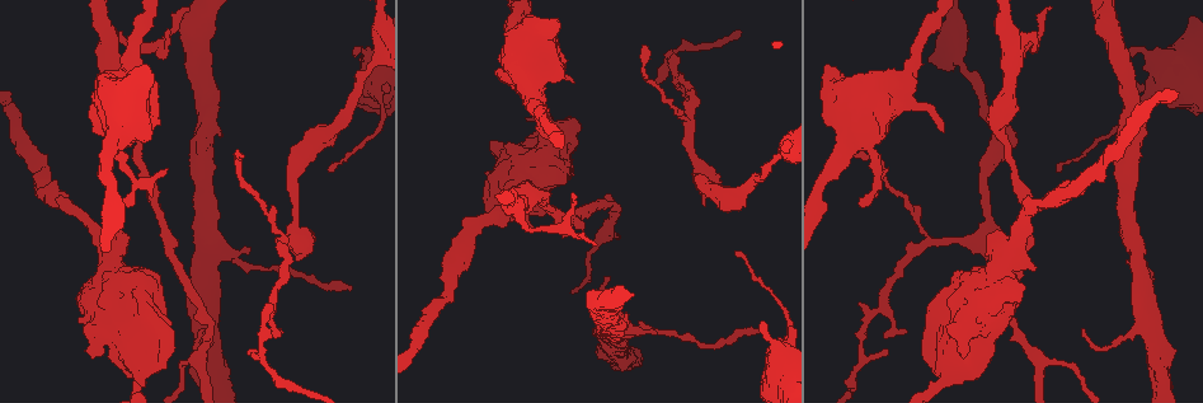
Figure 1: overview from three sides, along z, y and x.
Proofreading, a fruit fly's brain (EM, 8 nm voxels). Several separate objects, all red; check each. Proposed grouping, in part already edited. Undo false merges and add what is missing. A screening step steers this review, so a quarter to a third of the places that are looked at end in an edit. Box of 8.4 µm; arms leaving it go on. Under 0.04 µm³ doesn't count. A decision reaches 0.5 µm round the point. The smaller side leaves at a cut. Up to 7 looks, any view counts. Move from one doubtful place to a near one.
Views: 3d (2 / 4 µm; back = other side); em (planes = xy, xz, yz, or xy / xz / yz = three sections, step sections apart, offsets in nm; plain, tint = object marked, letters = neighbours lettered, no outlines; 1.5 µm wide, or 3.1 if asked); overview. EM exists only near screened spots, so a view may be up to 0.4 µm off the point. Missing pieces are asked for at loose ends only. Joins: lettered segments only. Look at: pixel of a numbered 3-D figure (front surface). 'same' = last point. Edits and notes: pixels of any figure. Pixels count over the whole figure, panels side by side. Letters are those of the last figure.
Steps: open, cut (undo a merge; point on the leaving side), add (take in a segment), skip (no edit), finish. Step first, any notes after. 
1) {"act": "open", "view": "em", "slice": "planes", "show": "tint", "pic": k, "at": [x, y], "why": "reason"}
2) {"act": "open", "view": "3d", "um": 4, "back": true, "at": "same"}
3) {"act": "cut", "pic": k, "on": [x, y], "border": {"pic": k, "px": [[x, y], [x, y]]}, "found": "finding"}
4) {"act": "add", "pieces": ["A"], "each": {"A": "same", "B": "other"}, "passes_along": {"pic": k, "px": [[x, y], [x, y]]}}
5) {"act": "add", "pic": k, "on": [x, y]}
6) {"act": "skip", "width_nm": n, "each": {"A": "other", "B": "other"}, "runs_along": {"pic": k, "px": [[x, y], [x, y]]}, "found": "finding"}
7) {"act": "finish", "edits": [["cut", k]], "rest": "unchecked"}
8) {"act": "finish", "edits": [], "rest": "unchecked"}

{"act": "open", "view": "em", "slice": "xz", "step": 8, "show": "tint", "pic": 1, "at": [352, 288], "why": "branch stops here"}

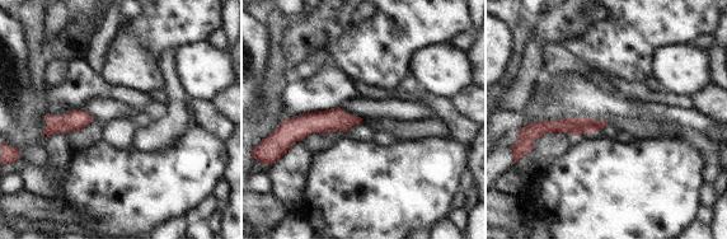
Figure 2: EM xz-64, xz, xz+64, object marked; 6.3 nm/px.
{"act": "open", "view": "em", "slice": "planes", "show": "letters", "at": "same", "why": "another direction"}

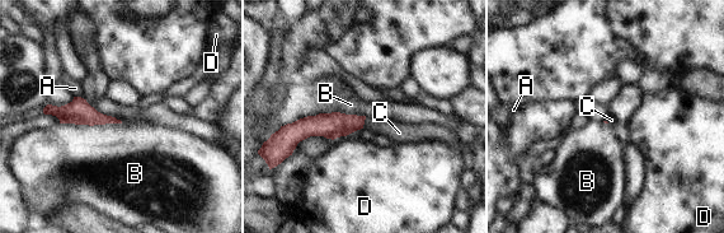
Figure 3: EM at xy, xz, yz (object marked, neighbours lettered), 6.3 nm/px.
{"act": "add", "pic": 3, "on": [399, 133], "each": {"A": "other", "B": "other", "C": "same", "D": "other"}, "passes_along": {"pic": 3, "px": [[333, 125], [363, 122], [399, 133]]}, "found": "it goes on there"}

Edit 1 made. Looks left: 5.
{"act": "open", "view": "em", "slice": "planes", "show": "letters", "pic": 1, "at": [573, 197], "why": "thin end"}

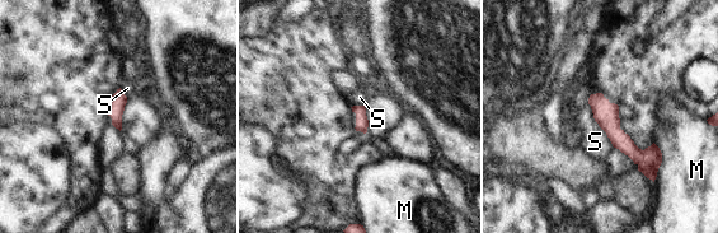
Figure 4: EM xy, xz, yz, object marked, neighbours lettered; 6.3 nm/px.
{"act": "skip", "each": {"M": "other", "S": "other"}, "border": {"pic": 4, "px": [[589, 103], [594, 120], [614, 147]]}, "found": "none of them fits"}

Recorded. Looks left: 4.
{"act": "open", "view": "3d", "um": 4, "pic": 1, "at": [117, 149], "why": "sudden change in width"}

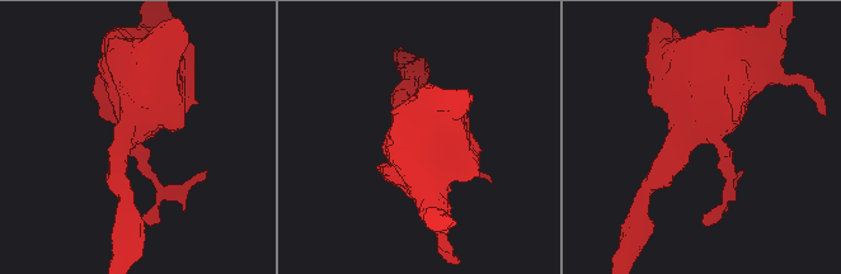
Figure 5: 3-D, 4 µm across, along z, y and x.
{"act": "open", "view": "em", "slice": "planes", "show": "letters", "pic": 5, "at": [721, 143], "why": "need the tissue"}

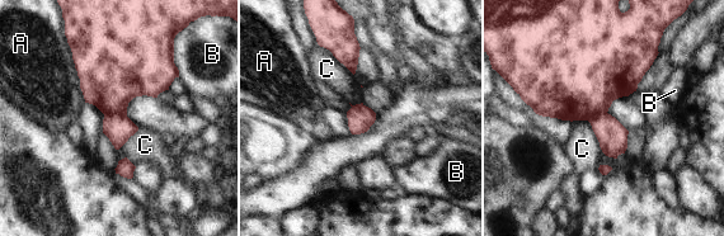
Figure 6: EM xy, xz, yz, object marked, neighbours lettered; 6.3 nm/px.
{"act": "cut", "pic": 6, "on": [118, 128], "each": {"A": "other", "B": "other", "C": "other"}, "border": {"pic": 6, "px": [[126, 114], [104, 116]]}, "found": "a second cell is stuck on"}

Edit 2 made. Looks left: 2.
{"act": "finish", "edits": [["add", 3], ["cut", 6]], "rest": "unchecked"}

